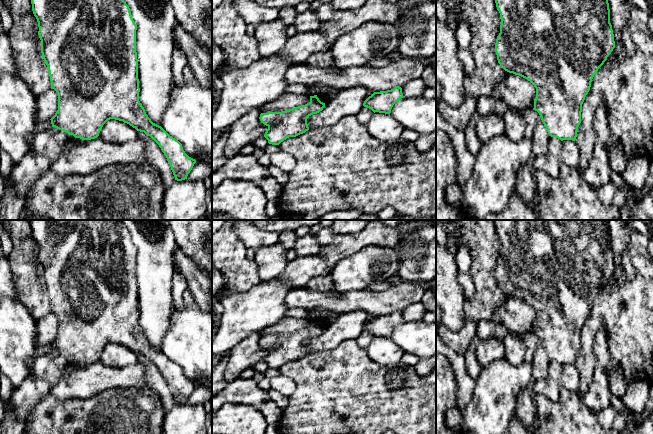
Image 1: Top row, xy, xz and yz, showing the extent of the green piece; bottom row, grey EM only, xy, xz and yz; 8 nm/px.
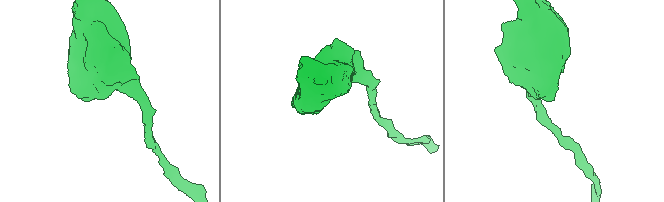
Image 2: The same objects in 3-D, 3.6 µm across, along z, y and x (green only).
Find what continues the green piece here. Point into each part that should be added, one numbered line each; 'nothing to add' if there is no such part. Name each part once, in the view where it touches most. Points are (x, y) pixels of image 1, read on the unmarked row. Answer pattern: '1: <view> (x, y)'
1: xz (287, 325)

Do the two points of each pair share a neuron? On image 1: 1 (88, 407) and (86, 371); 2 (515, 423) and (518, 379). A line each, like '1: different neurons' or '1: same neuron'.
1: different neurons
2: different neurons

